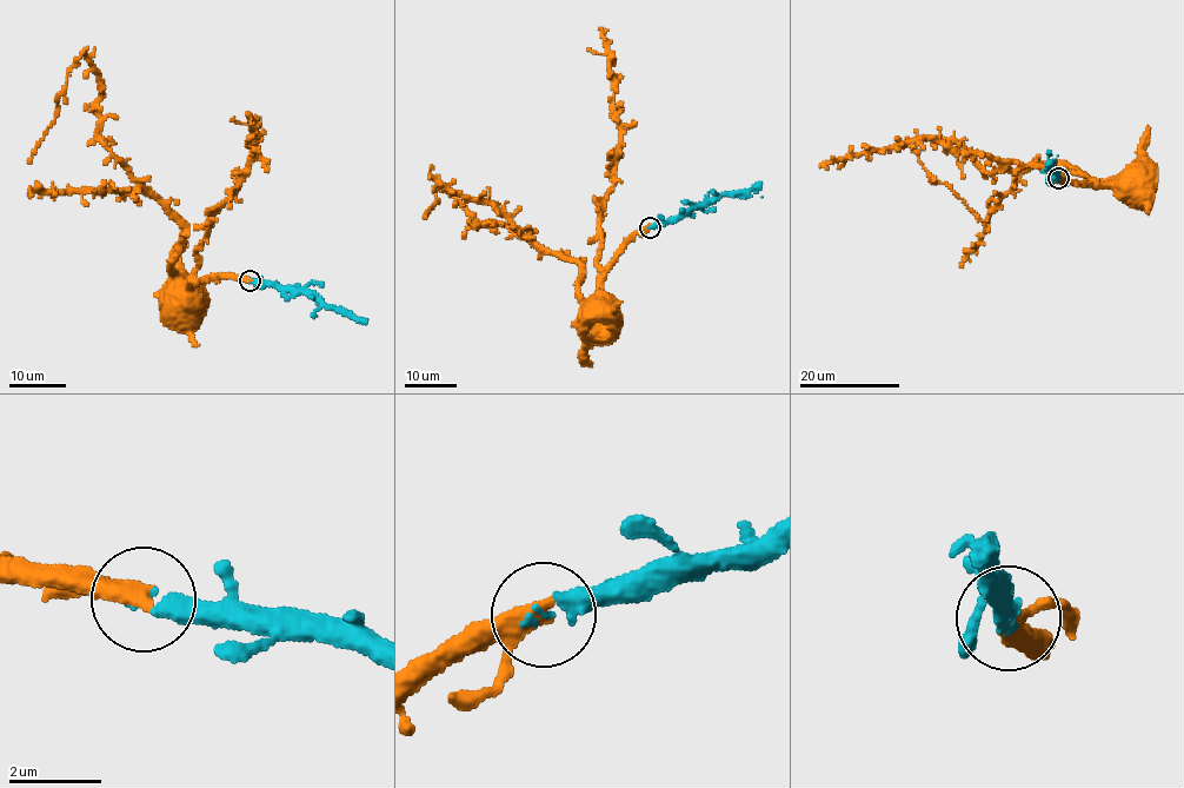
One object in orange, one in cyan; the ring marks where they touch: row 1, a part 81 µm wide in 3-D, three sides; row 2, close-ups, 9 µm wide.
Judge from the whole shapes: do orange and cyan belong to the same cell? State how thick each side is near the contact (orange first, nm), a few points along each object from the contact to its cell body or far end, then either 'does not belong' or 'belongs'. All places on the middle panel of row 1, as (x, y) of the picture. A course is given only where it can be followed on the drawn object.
calibres 340 and 280 nm; course orange (649, 226), (625, 245), (590, 308), (580, 263), (503, 226), (477, 226), (445, 186), (425, 218); course cyan (649, 226), (673, 222), (679, 216), (723, 196), (745, 194), (760, 181); belongs

